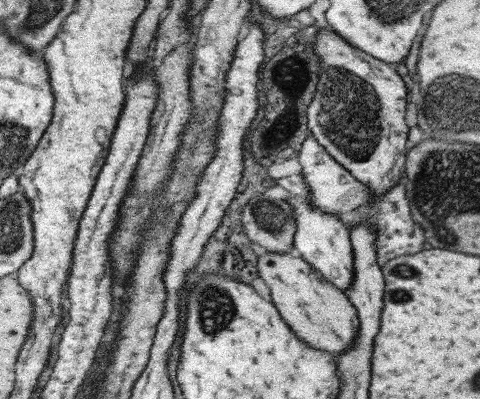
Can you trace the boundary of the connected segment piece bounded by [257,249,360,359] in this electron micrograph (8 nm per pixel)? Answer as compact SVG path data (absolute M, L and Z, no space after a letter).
M294 249L283 253L266 251L260 254L257 269L260 278L270 288L276 308L298 338L306 340L312 348L330 352L336 359L342 352L352 348L350 344L356 342L360 330L357 310L345 292L326 280L321 272L299 257Z

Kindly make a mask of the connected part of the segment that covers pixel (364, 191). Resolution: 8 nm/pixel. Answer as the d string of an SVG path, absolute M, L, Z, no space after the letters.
M310 135L304 140L297 159L302 165L302 174L306 184L308 184L311 190L311 203L313 207L339 216L348 230L352 225L359 225L360 223L368 223L373 226L373 229L377 232L377 261L381 268L383 264L386 264L394 257L414 254L422 250L422 244L424 244L425 240L424 231L417 222L412 220L409 198L406 196L405 182L407 178L404 173L399 183L388 192L383 192L380 195L373 194L365 184L356 180L351 175L351 172L348 172L341 164L338 164L338 161L334 160L326 152L326 149L315 140L314 135Z

